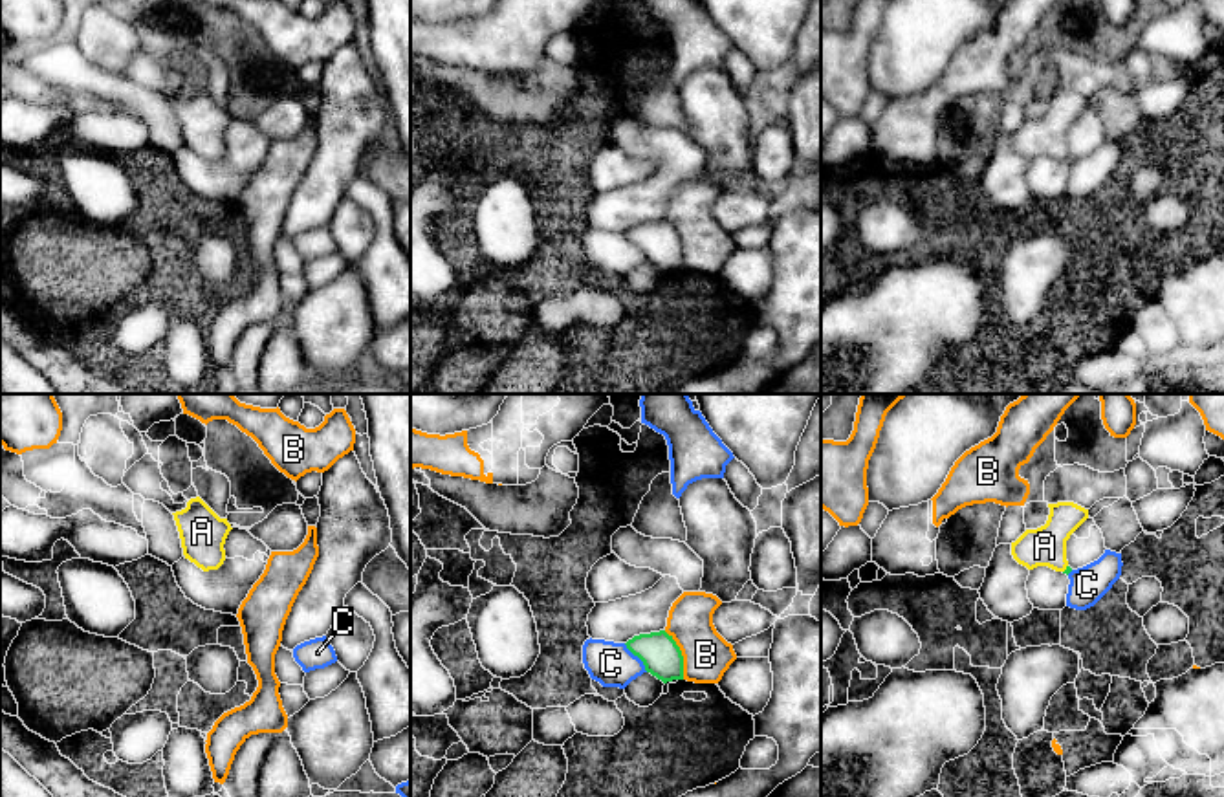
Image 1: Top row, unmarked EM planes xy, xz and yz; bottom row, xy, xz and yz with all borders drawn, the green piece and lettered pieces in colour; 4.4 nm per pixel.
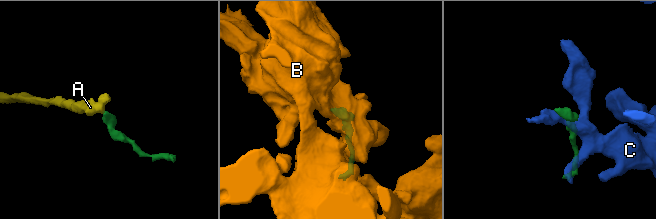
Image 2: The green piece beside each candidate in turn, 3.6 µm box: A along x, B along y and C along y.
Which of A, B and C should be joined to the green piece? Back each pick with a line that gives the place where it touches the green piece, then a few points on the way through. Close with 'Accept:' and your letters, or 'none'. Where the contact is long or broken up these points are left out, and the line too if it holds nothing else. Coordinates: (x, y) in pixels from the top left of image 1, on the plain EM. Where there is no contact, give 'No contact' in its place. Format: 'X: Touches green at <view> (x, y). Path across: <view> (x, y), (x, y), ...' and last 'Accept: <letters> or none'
A: Touches green at yz (1067, 158). Path across: yz (1069, 158), (1067, 158), (1045, 136)
Accept: A

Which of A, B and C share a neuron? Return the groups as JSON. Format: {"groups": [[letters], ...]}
{"groups": [["A"], ["B"], ["C"]]}

